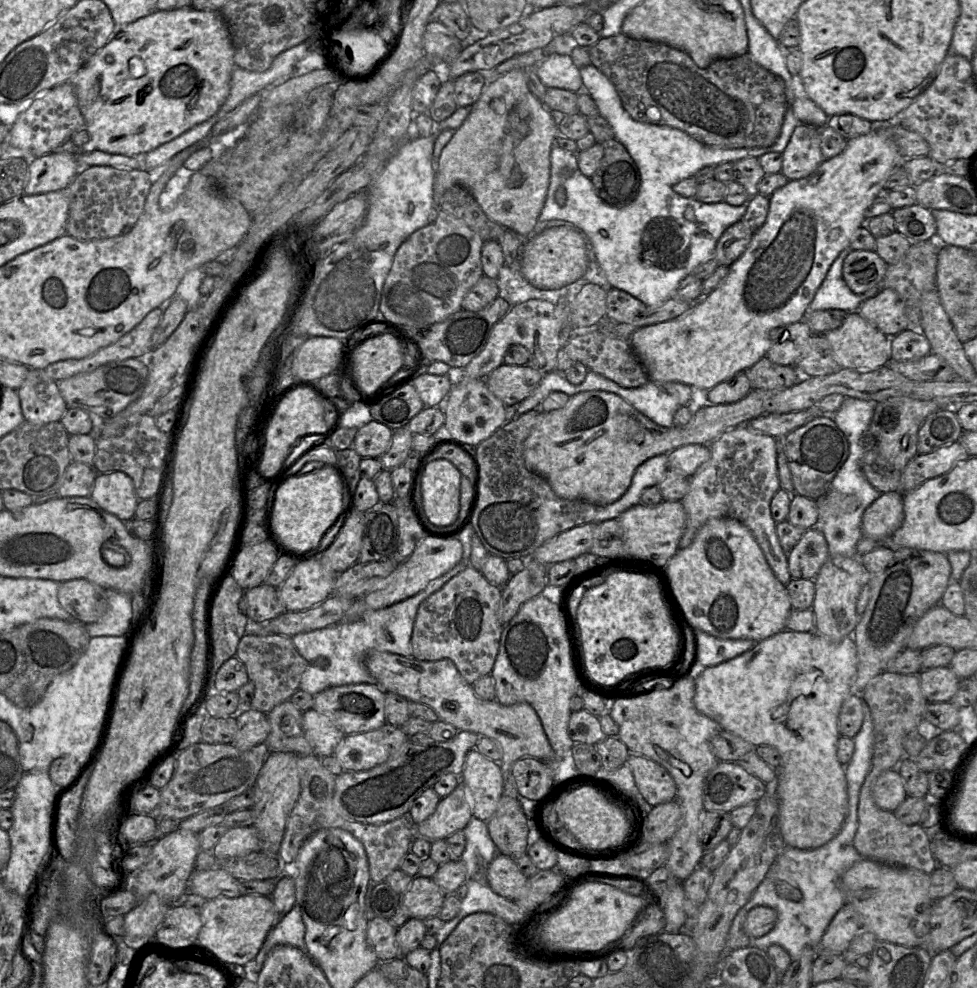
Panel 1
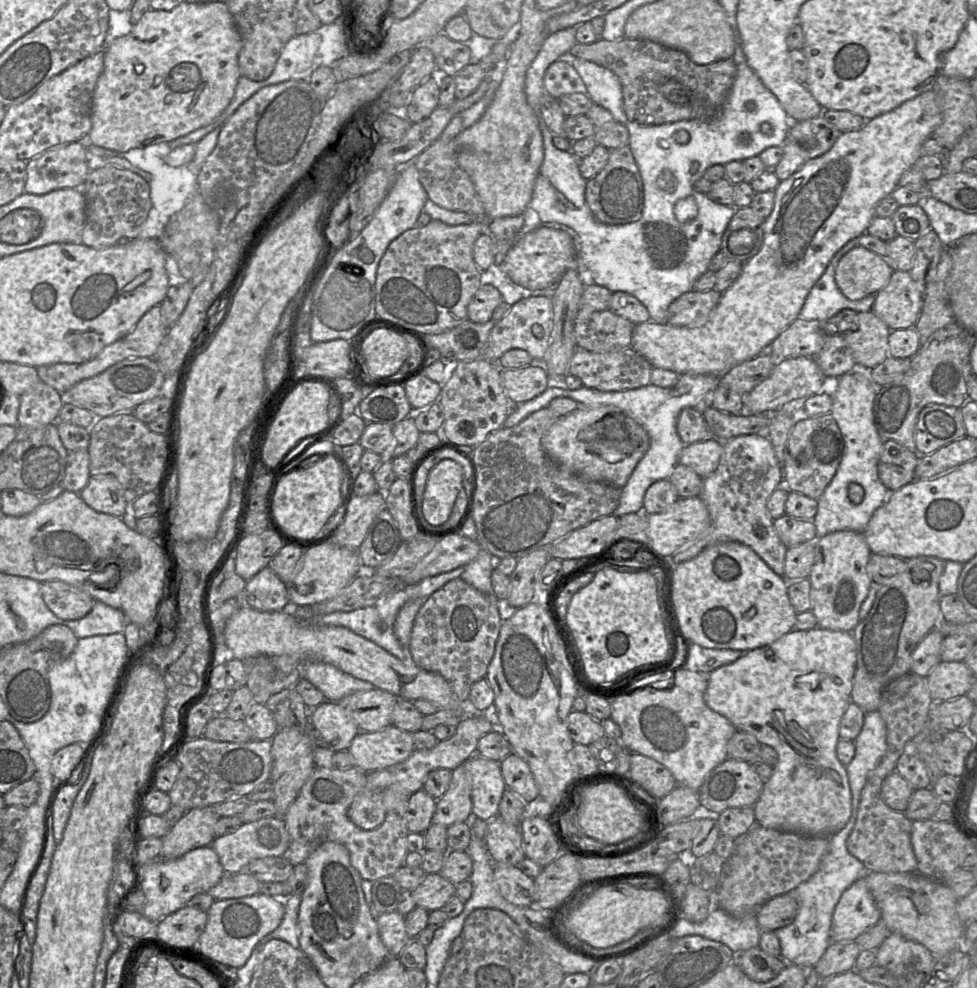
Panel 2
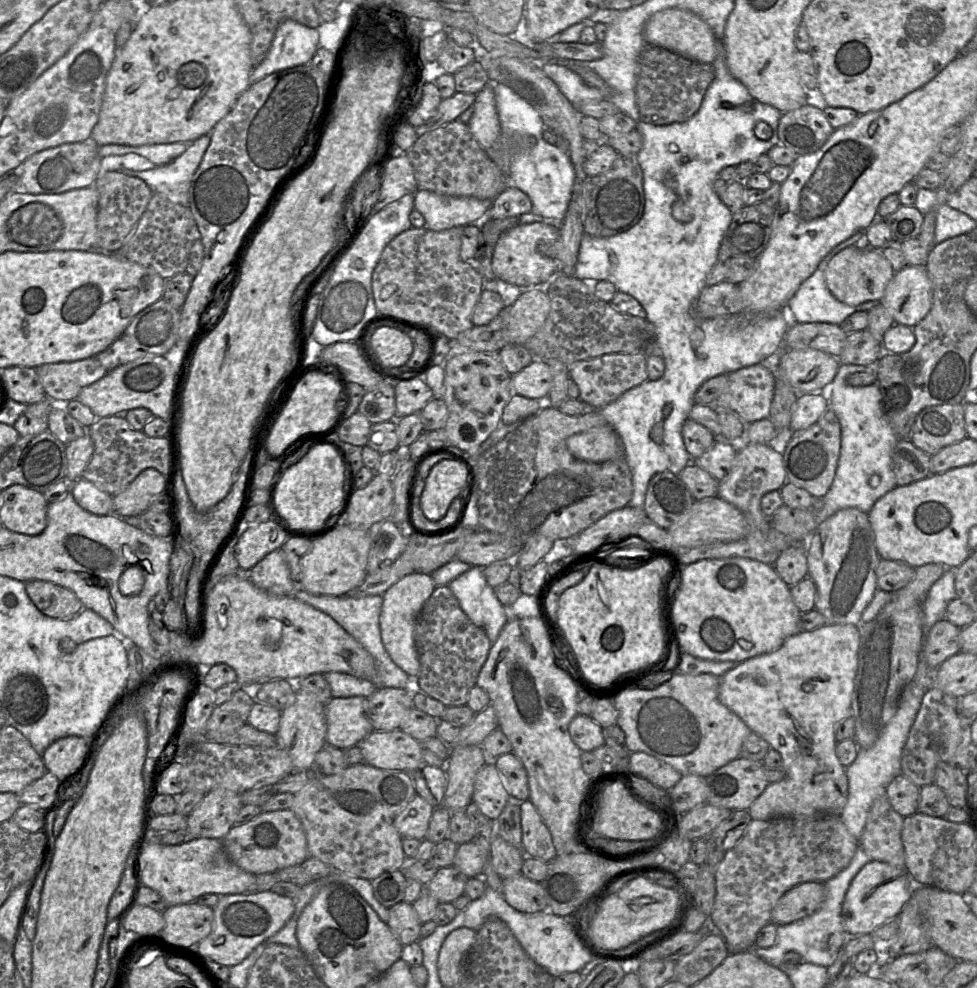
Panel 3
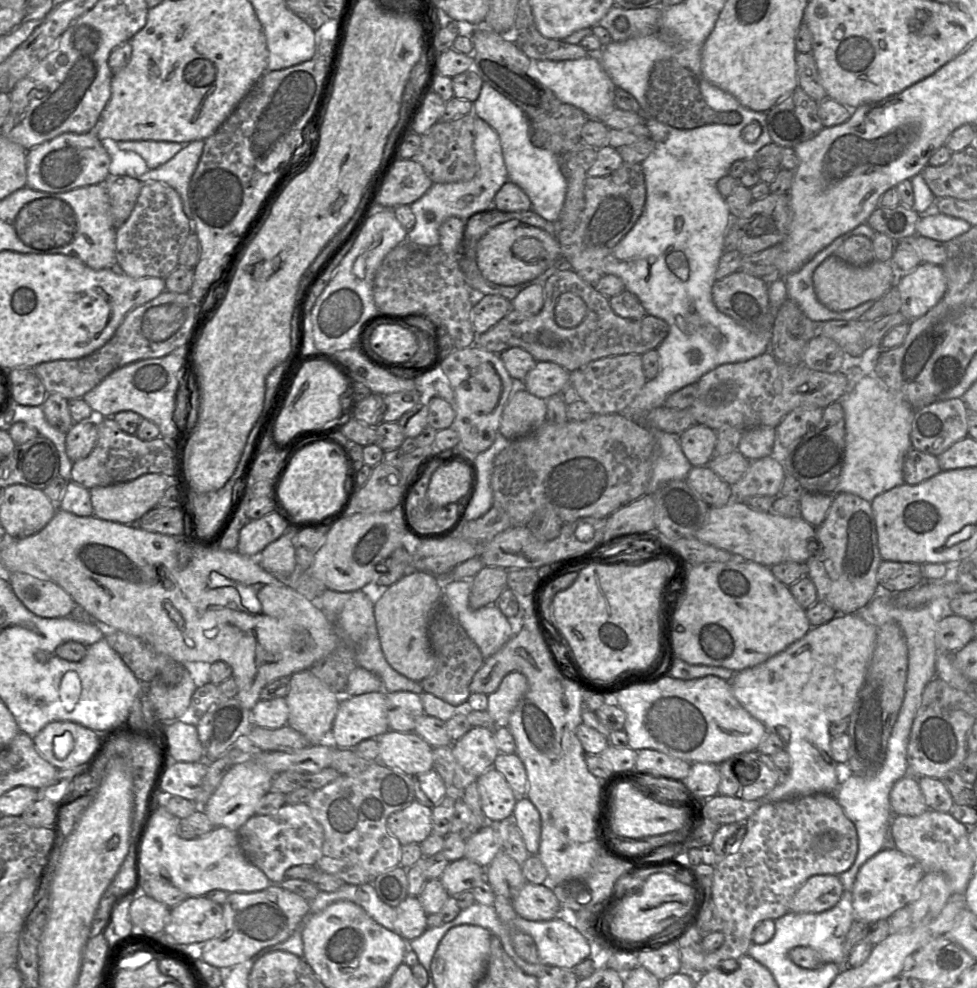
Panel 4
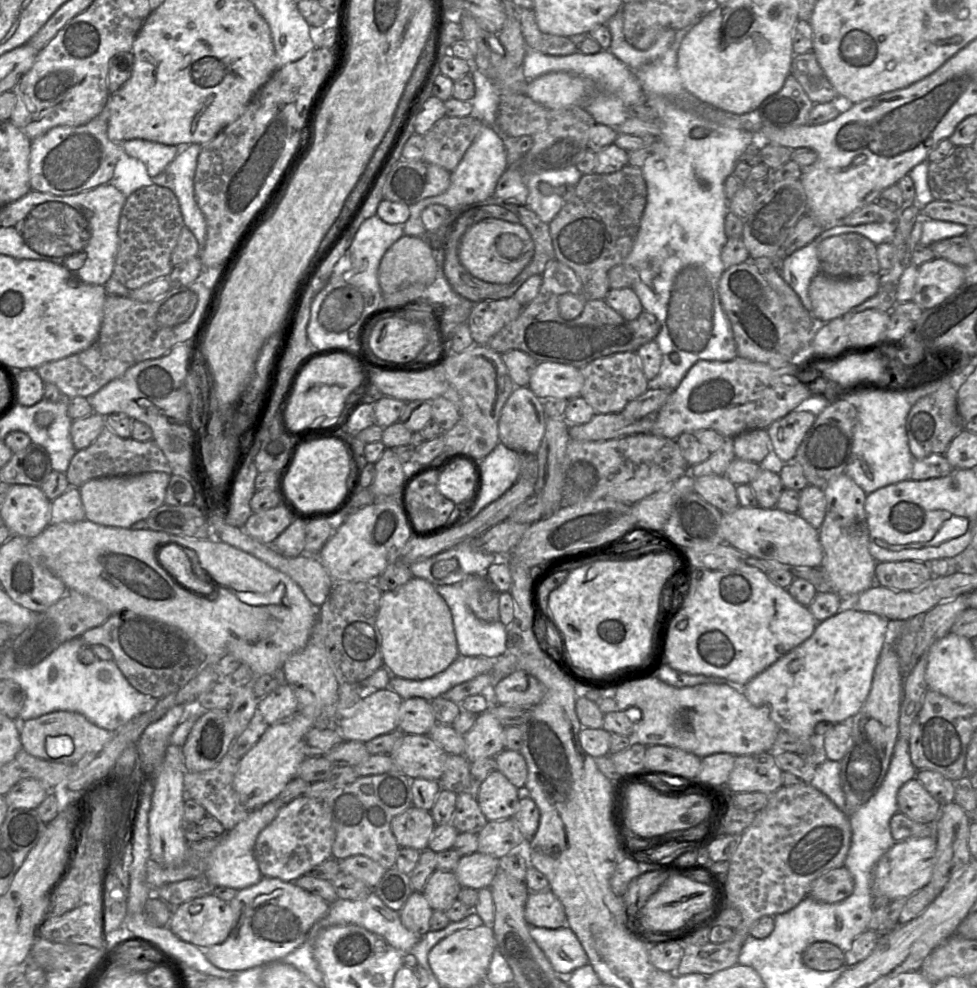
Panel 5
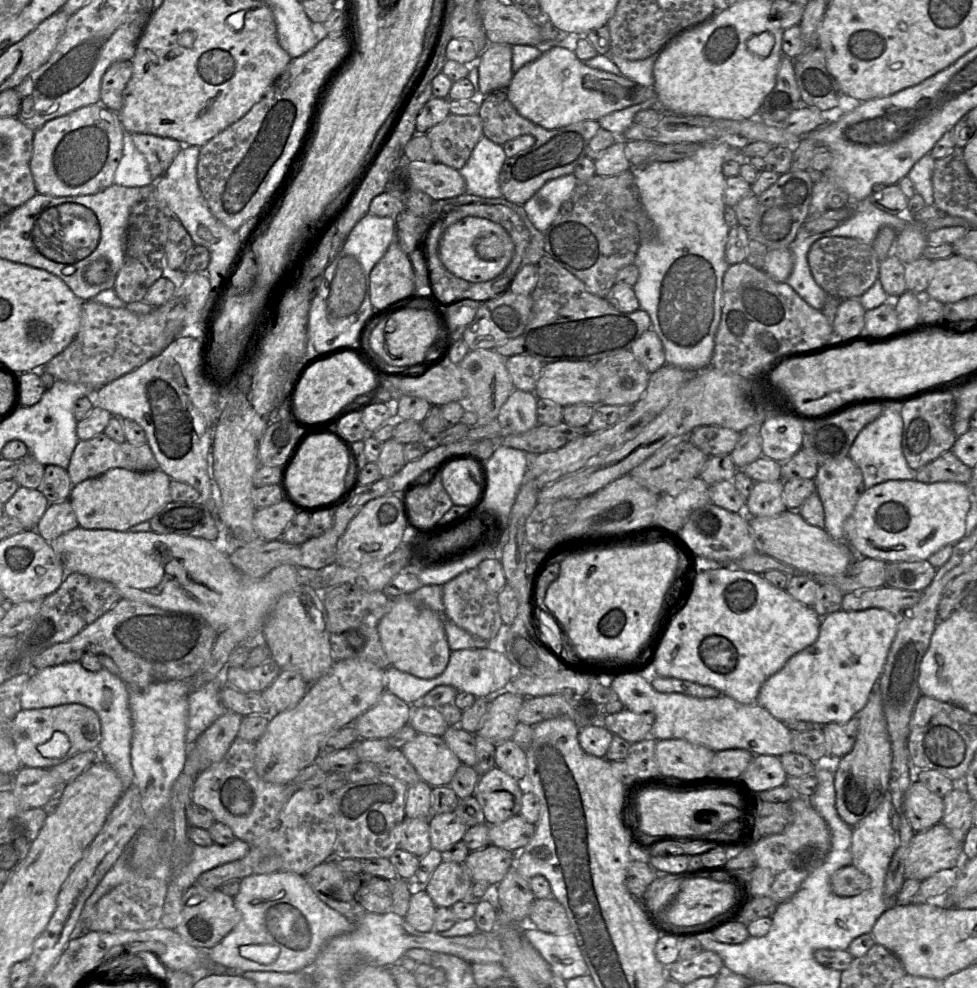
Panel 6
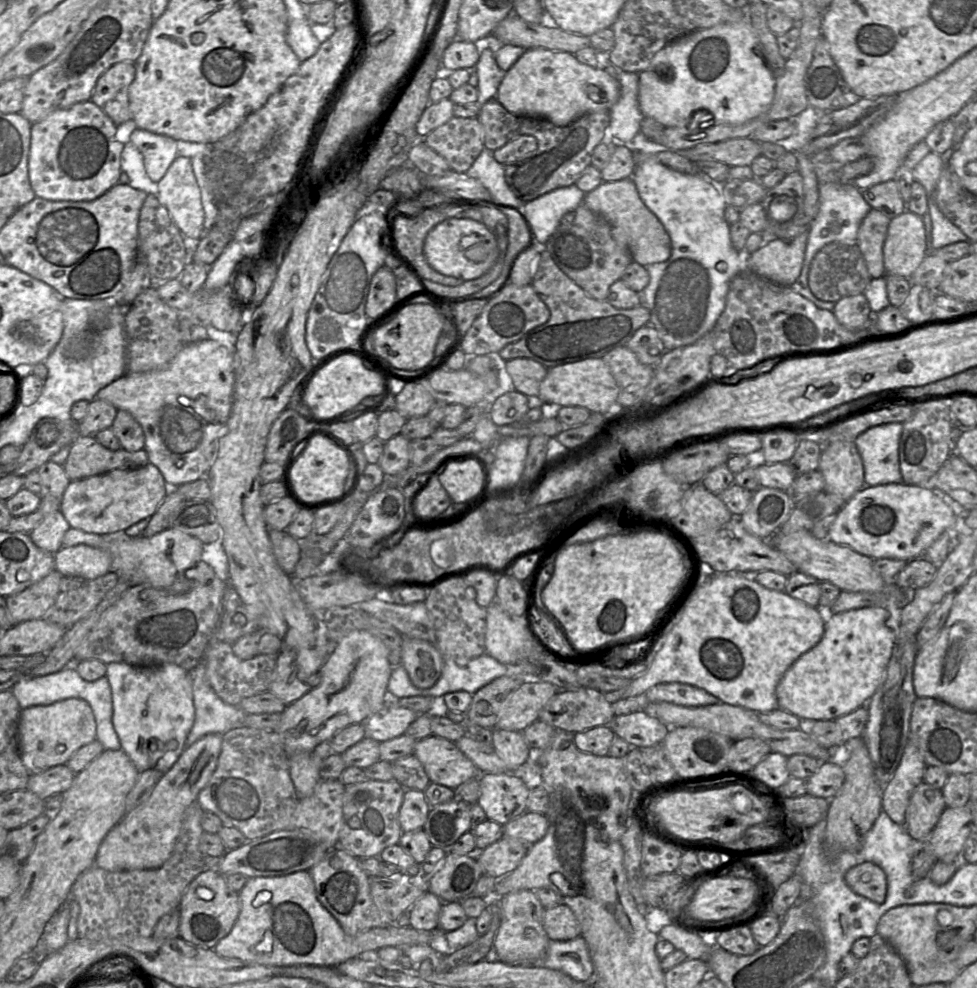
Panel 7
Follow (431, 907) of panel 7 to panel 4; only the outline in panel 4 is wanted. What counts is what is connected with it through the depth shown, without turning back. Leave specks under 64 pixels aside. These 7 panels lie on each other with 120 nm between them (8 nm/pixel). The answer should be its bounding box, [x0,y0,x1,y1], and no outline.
[394,896,427,941]

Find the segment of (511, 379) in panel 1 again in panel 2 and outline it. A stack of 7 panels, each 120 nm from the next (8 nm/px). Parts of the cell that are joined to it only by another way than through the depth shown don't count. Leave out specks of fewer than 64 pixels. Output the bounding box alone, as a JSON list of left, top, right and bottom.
[501,362,550,404]

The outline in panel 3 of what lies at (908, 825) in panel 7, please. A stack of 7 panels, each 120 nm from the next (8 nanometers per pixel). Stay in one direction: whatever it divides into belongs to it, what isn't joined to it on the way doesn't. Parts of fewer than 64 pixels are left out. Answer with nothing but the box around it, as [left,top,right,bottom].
[886,773,920,817]

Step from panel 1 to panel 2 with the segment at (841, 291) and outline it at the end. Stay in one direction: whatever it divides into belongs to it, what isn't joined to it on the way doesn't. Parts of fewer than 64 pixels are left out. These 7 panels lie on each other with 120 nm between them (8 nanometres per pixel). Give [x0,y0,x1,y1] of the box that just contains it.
[798,238,877,321]

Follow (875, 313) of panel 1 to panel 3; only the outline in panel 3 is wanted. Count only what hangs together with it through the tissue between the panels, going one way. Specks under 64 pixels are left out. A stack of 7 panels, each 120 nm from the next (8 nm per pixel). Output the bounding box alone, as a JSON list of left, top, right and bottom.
[879,266,932,327]

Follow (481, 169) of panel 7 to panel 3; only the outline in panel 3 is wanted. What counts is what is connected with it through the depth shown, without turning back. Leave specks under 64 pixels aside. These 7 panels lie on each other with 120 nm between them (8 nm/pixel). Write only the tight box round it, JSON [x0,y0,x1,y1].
[414,85,501,231]

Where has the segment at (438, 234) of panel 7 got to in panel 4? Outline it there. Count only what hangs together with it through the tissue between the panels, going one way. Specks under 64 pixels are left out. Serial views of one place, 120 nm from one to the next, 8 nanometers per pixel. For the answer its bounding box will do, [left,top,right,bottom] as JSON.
[476,220,563,286]

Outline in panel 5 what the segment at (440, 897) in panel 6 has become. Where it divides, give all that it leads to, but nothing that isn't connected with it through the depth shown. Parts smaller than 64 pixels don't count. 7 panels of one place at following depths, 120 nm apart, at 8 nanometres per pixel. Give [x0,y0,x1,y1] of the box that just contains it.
[421,869,462,911]

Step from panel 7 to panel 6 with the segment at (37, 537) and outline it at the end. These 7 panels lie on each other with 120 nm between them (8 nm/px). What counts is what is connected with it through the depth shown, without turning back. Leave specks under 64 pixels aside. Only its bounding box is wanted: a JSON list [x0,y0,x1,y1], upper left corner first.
[35,498,78,543]

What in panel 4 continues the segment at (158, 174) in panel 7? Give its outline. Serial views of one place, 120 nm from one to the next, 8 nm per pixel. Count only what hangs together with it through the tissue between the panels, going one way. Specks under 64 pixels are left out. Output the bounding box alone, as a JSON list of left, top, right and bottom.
[117,141,184,169]

